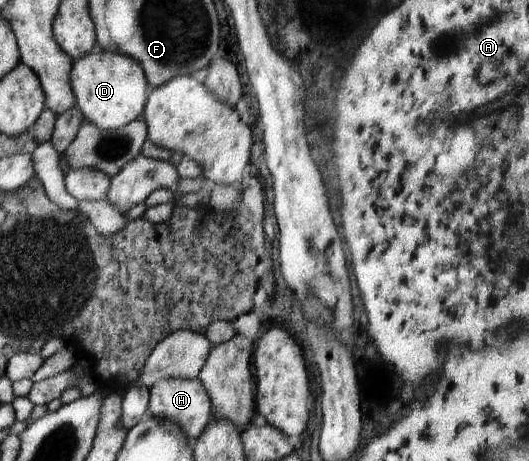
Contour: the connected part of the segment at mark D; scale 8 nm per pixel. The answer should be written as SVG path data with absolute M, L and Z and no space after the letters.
M102 50L100 53L90 52L73 62L70 85L84 121L100 129L114 130L142 117L150 83L137 61L120 52Z

